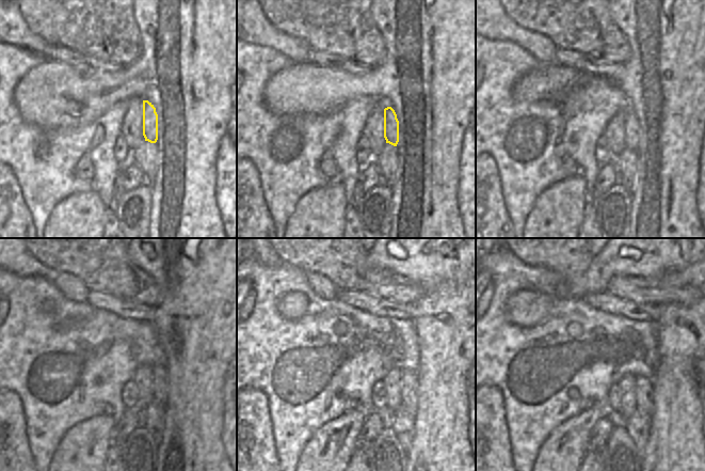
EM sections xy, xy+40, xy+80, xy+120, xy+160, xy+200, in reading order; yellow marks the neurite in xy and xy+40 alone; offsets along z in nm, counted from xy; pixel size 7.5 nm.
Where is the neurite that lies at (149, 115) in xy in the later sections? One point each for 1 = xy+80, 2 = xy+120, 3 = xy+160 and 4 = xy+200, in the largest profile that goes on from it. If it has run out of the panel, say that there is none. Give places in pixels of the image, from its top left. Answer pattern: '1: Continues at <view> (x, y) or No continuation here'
1: Continues at xy+80 (631, 126)
2: Continues at xy+120 (159, 377)
3: Continues at xy+160 (409, 382)
4: Continues at xy+200 (645, 406).

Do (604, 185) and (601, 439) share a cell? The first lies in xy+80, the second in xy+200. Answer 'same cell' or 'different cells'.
same cell

